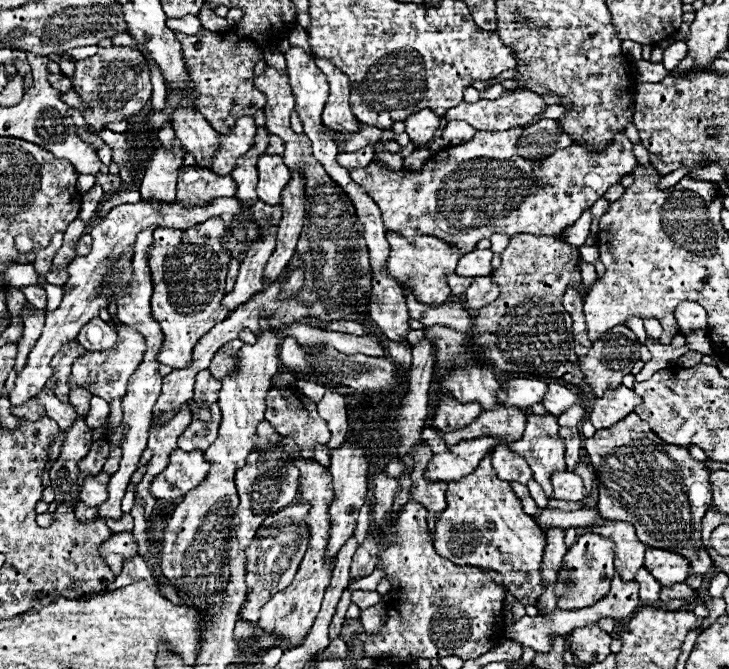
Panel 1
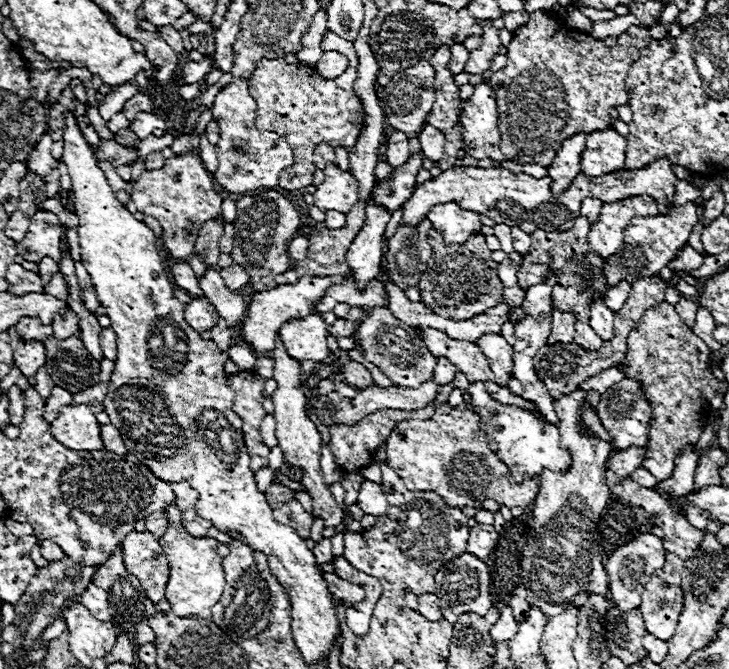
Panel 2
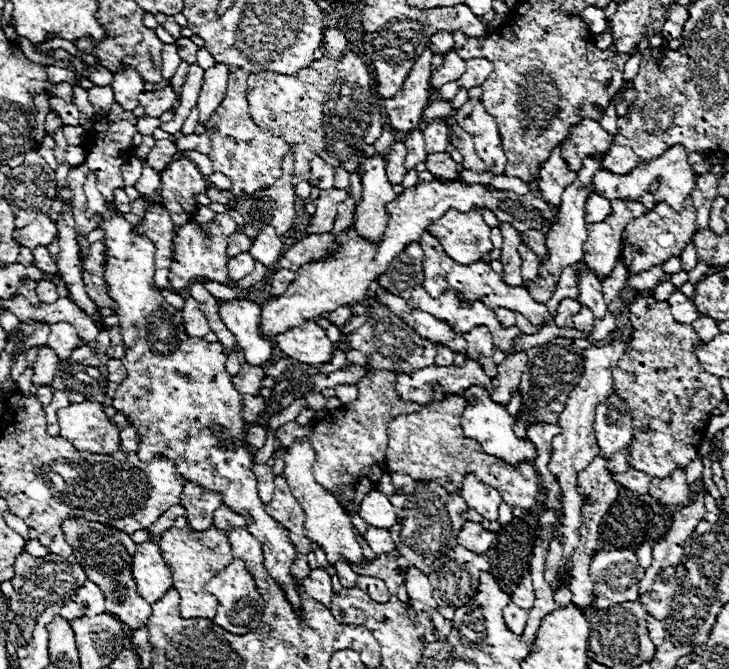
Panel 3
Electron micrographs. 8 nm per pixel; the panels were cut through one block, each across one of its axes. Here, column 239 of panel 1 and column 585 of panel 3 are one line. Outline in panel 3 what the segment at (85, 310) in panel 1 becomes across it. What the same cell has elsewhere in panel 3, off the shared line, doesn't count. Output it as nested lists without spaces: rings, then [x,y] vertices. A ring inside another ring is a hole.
[[[590,194],[586,204],[584,204],[584,214],[586,214],[586,222],[592,224],[592,222],[602,222],[608,214],[610,214],[610,200],[602,198],[602,196],[596,196],[596,194]]]

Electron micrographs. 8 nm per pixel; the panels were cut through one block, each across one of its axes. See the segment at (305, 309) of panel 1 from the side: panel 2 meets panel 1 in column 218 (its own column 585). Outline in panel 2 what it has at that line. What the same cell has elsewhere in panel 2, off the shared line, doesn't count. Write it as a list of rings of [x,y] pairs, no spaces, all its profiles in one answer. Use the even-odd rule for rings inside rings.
[[[576,322],[576,338],[574,338],[576,344],[580,344],[582,348],[586,350],[596,350],[602,346],[602,338],[586,324],[586,322]]]

